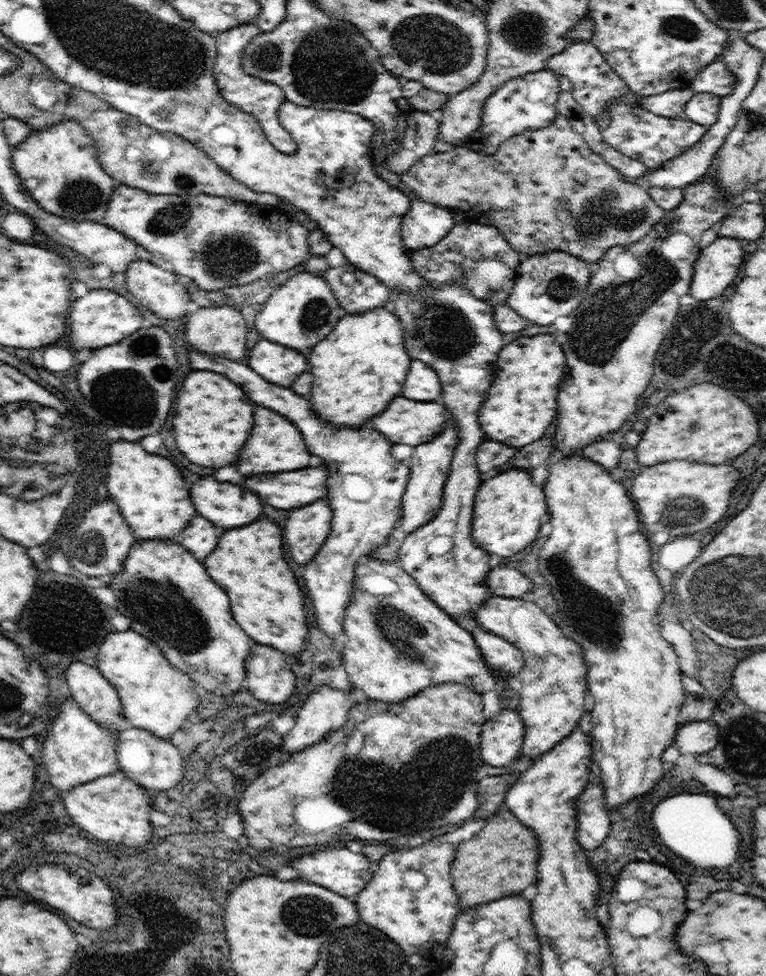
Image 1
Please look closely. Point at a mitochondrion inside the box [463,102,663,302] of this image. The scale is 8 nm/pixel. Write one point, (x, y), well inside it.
(605, 211)

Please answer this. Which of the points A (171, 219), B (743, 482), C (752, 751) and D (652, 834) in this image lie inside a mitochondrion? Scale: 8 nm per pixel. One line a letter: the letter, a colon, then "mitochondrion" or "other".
A: mitochondrion
B: other
C: mitochondrion
D: other

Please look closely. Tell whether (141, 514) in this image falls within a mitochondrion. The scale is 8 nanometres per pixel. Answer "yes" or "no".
no

